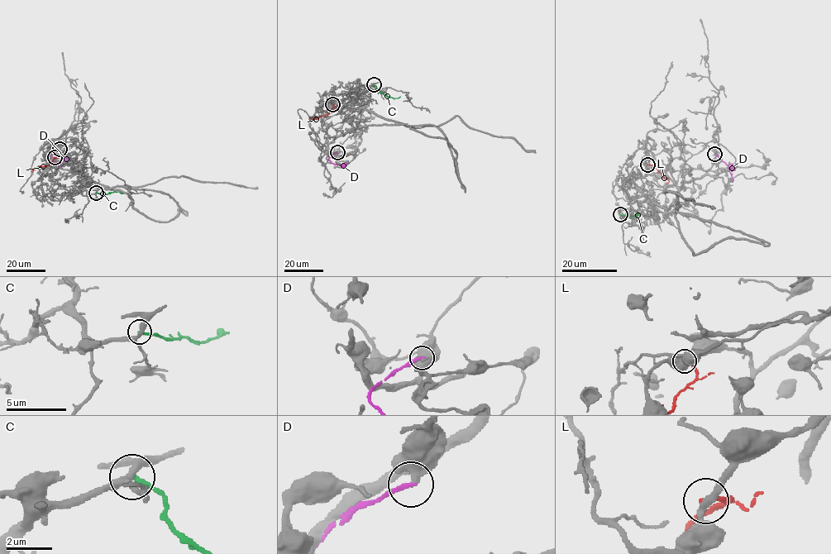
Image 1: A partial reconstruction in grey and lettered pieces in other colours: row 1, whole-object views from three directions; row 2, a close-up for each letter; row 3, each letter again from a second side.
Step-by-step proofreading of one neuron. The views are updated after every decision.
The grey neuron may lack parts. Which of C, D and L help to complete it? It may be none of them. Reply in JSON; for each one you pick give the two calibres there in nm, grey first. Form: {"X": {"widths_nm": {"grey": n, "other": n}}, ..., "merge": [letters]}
{"merge": []}

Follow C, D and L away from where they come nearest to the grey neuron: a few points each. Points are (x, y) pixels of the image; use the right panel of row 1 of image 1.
C: (620, 214), (633, 217), (639, 212), (637, 216)
D: (714, 154), (728, 166), (732, 174), (733, 168), (731, 163)
L: (647, 165), (651, 164), (668, 178), (667, 184)

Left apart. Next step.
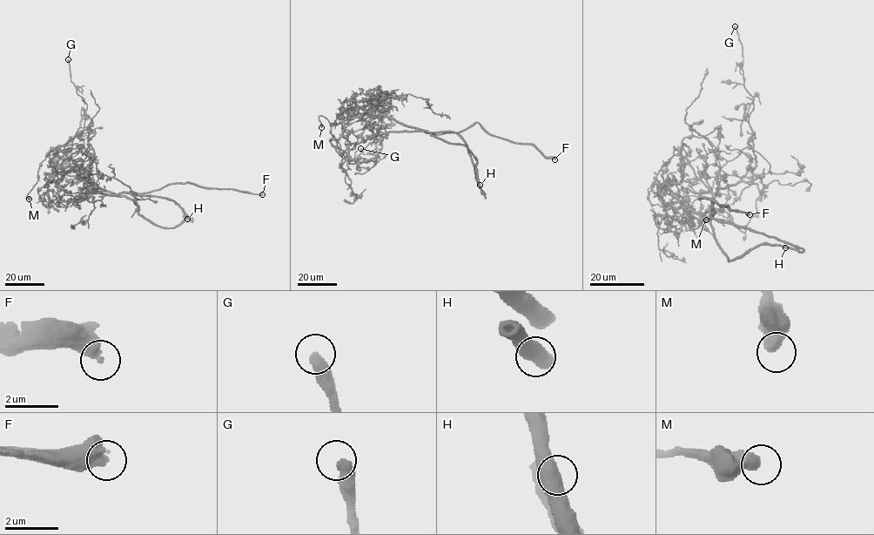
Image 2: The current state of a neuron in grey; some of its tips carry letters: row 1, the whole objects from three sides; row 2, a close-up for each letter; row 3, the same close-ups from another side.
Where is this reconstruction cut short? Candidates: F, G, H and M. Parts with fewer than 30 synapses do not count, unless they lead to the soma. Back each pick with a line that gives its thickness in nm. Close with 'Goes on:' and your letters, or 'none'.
F: calibre 440 nm
Goes on: F

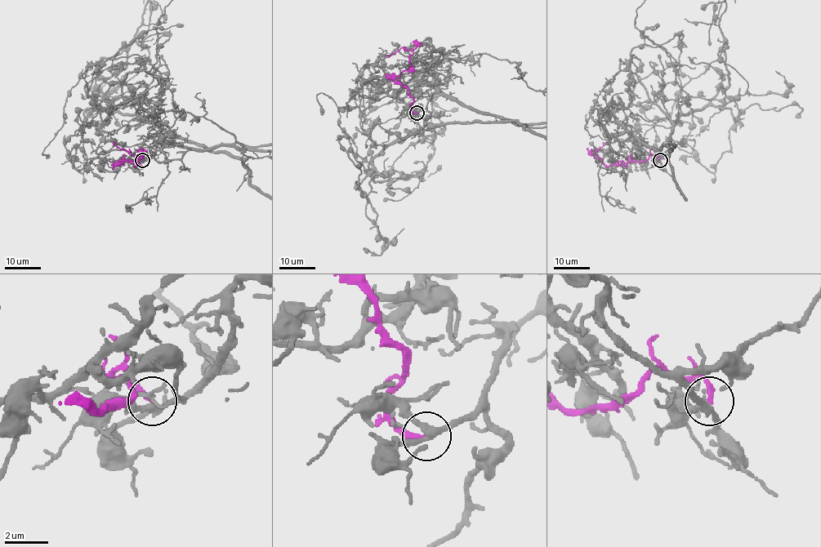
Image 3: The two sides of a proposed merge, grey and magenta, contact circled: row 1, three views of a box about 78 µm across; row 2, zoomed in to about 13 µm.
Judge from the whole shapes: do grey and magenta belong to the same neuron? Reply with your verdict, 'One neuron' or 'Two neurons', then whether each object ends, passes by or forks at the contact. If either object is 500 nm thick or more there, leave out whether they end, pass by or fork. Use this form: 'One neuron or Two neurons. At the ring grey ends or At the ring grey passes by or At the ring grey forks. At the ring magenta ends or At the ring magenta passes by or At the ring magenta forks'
Two neurons. At the ring grey forks. At the ring magenta ends

